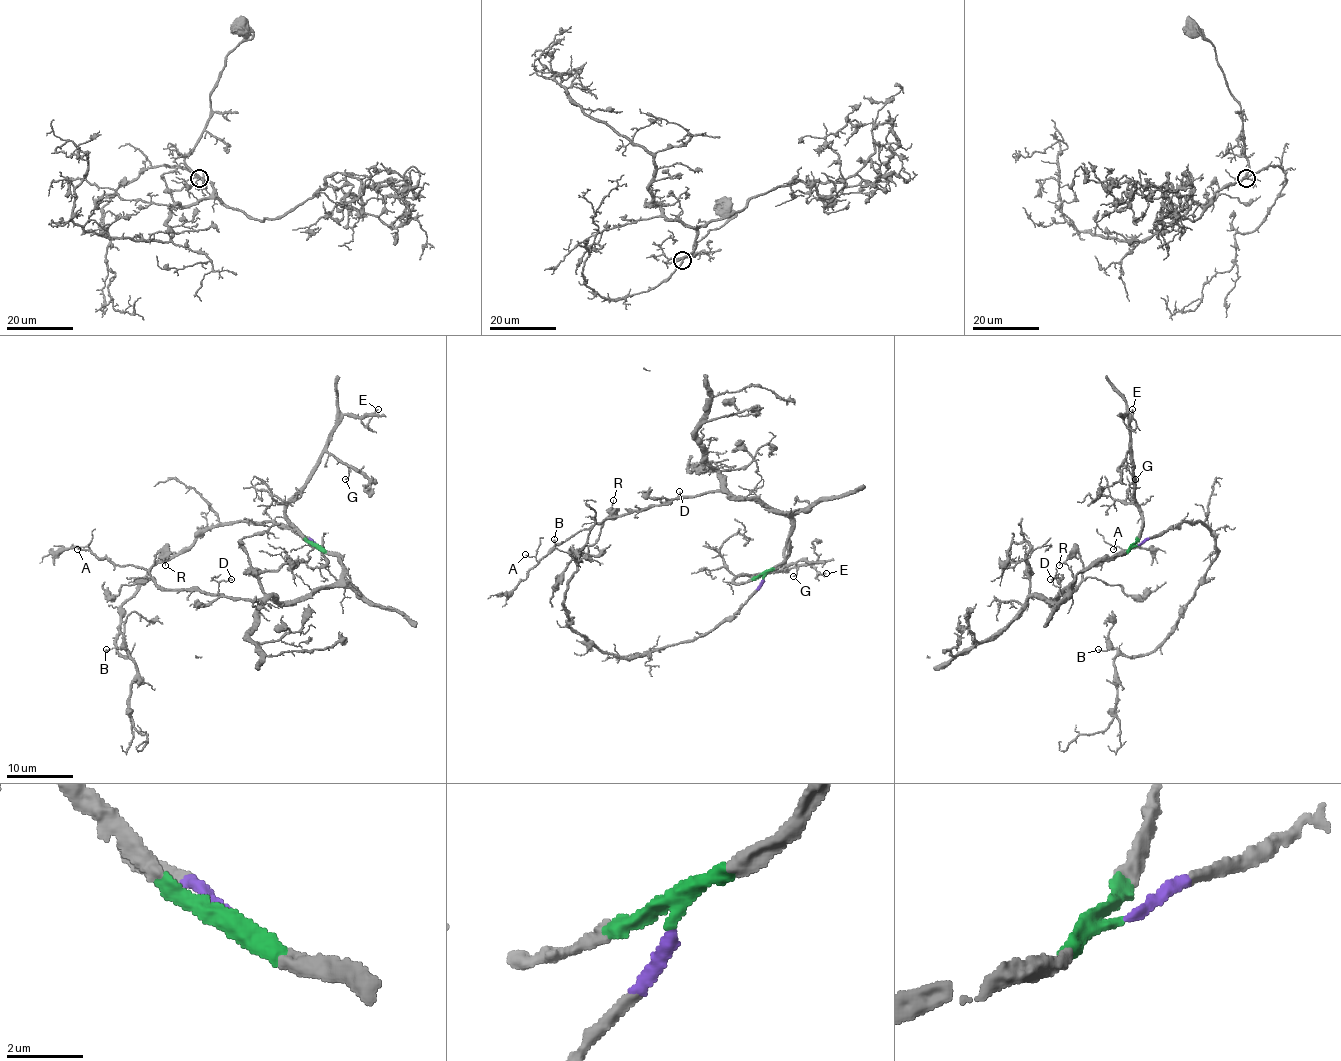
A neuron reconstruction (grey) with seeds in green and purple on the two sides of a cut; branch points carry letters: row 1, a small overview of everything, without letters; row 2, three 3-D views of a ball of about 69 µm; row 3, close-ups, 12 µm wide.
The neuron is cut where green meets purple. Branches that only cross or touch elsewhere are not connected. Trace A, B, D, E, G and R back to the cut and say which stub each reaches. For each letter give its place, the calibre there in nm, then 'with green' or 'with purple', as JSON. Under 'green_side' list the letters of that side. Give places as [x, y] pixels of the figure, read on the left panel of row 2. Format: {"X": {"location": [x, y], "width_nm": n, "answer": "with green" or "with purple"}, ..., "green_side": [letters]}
{"A": {"location": [77, 549], "width_nm": 100, "answer": "with green"}, "B": {"location": [106, 649], "width_nm": 110, "answer": "with purple"}, "D": {"location": [231, 579], "width_nm": 90, "answer": "with green"}, "E": {"location": [378, 409], "width_nm": 110, "answer": "with green"}, "G": {"location": [345, 479], "width_nm": 110, "answer": "with green"}, "R": {"location": [165, 565], "width_nm": 120, "answer": "with green"}, "green_side": ["A", "D", "E", "G", "R"]}

